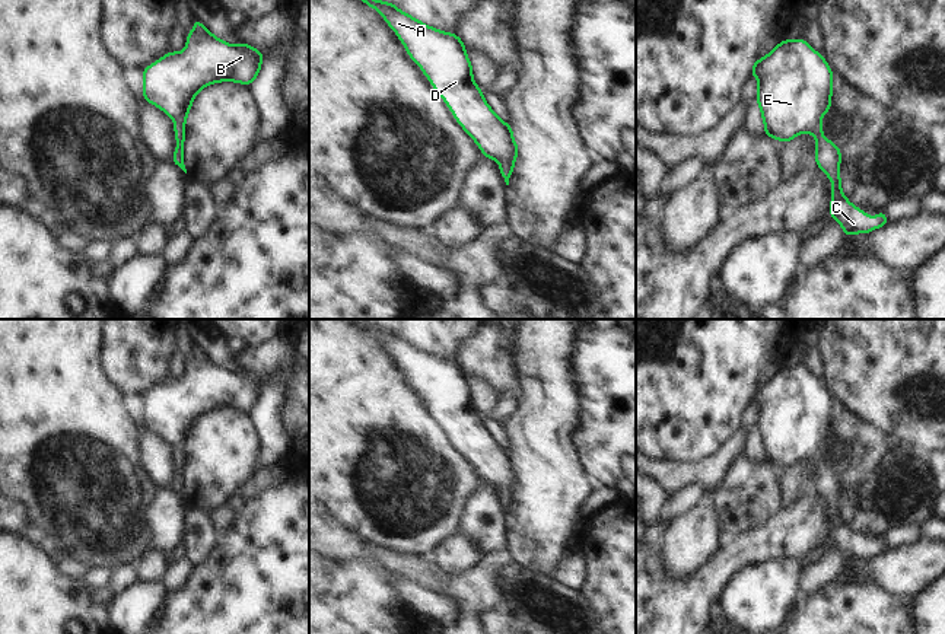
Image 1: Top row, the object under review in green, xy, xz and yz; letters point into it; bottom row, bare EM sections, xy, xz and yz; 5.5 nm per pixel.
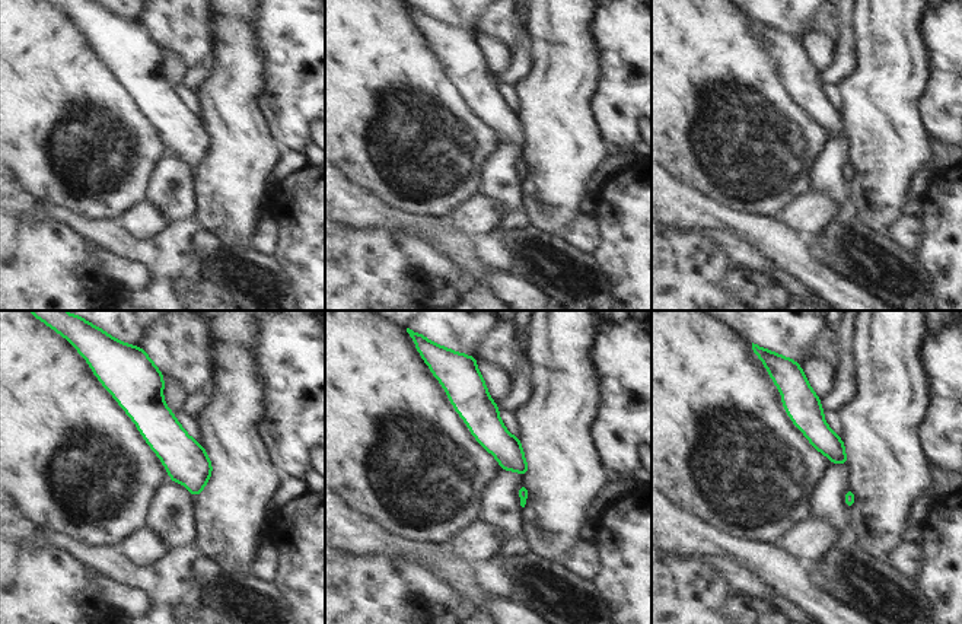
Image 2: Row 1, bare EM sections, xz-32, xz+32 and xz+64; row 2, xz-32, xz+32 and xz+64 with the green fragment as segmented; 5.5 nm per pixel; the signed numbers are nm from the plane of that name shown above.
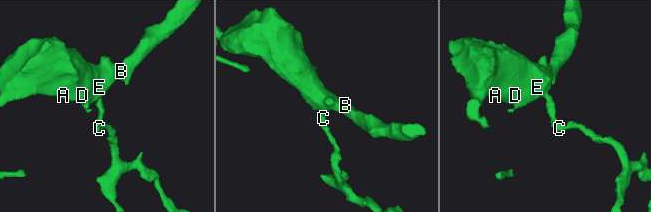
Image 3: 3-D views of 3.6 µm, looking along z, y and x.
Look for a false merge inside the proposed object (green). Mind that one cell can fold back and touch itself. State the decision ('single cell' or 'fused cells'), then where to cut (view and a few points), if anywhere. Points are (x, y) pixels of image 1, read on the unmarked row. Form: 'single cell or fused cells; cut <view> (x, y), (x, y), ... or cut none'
single cell; cut none

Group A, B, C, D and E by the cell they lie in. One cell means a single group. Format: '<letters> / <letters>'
A B C D E

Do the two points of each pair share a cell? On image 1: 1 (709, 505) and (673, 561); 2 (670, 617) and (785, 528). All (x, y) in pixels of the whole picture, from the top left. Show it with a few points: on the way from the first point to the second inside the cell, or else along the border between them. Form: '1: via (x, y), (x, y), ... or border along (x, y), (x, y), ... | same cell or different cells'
1: via (702, 519), (699, 529), (686, 547) | same cell
2: via (699, 591), (731, 558), (756, 547) | same cell

